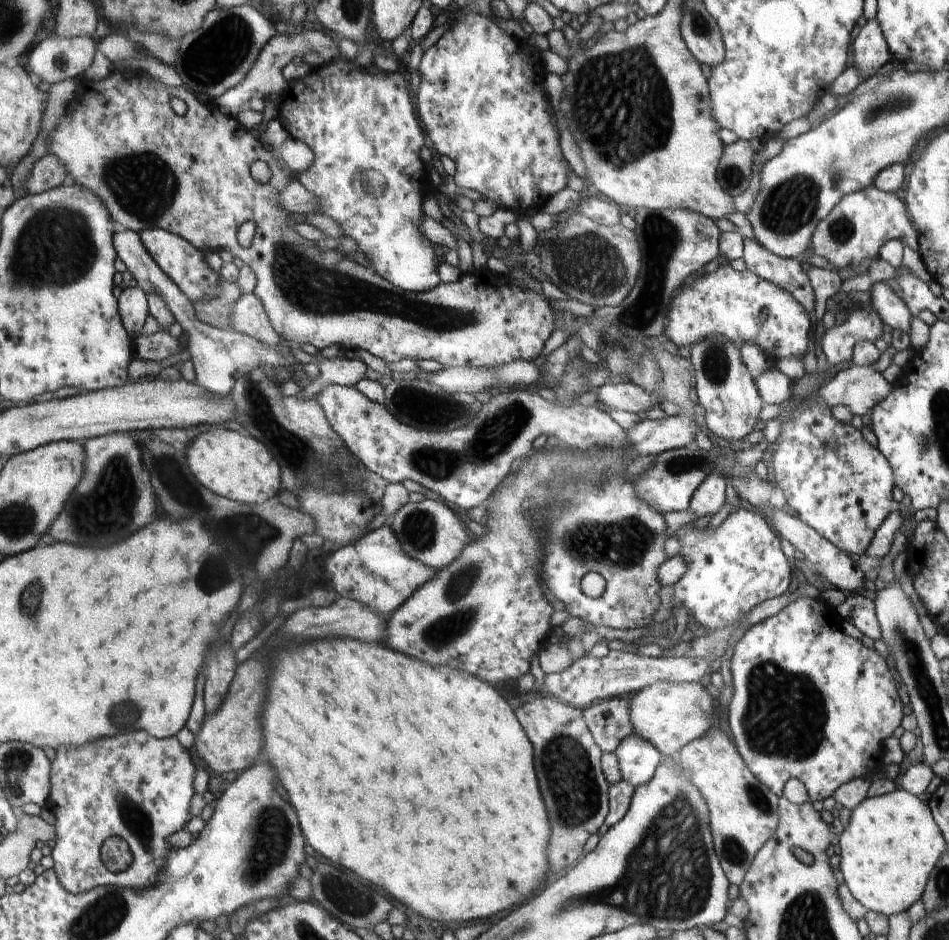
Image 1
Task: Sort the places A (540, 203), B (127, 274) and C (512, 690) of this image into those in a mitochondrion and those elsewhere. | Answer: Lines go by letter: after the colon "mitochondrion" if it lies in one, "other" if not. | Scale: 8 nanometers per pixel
A: other
B: other
C: other

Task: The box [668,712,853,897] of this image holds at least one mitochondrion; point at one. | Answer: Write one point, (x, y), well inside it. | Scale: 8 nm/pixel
(757, 796)

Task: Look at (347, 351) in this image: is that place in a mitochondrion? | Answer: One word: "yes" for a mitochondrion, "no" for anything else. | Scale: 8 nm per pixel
no

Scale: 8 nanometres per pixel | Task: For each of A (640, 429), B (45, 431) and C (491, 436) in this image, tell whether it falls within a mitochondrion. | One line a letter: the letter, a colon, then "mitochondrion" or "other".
A: other
B: other
C: mitochondrion

